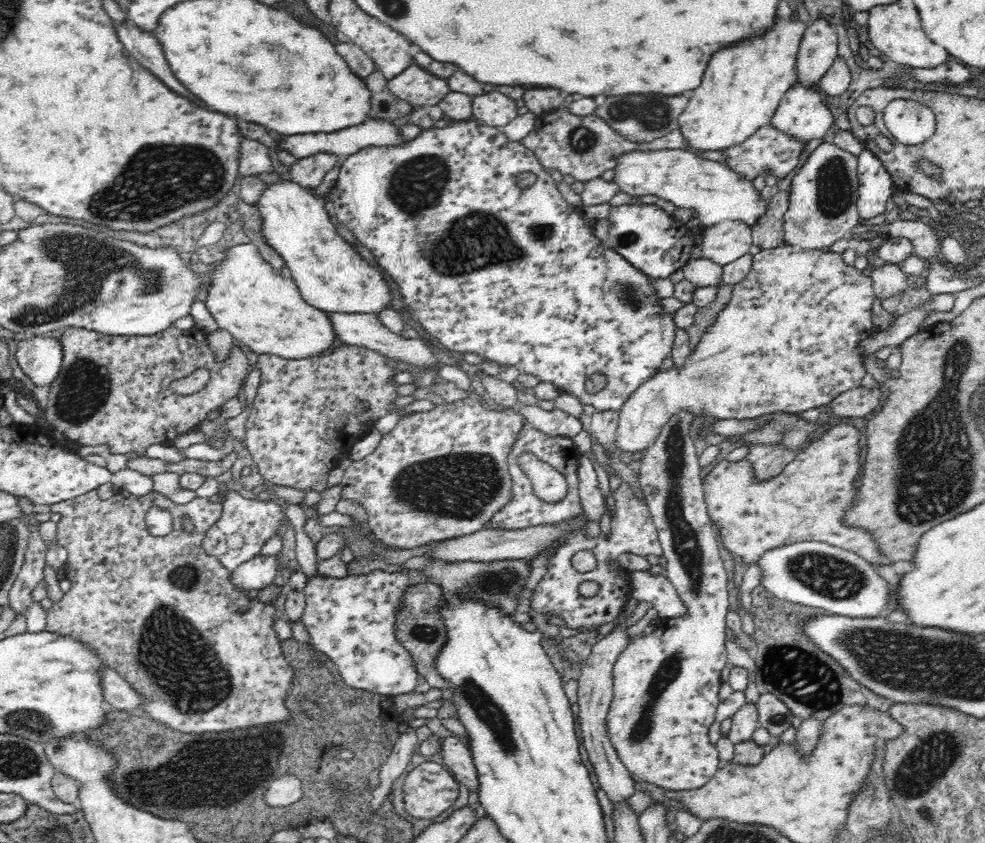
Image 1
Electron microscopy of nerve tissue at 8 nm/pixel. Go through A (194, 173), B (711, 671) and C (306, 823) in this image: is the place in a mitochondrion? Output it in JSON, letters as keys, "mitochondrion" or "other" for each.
{"A":"mitochondrion","B":"other","C":"other"}

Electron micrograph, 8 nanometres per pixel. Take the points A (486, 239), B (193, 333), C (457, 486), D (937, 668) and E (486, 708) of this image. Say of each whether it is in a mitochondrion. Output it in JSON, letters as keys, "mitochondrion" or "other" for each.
{"A":"mitochondrion","B":"other","C":"mitochondrion","D":"mitochondrion","E":"mitochondrion"}

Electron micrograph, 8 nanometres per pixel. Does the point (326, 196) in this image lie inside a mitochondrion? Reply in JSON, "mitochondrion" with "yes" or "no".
{"mitochondrion":"no"}

